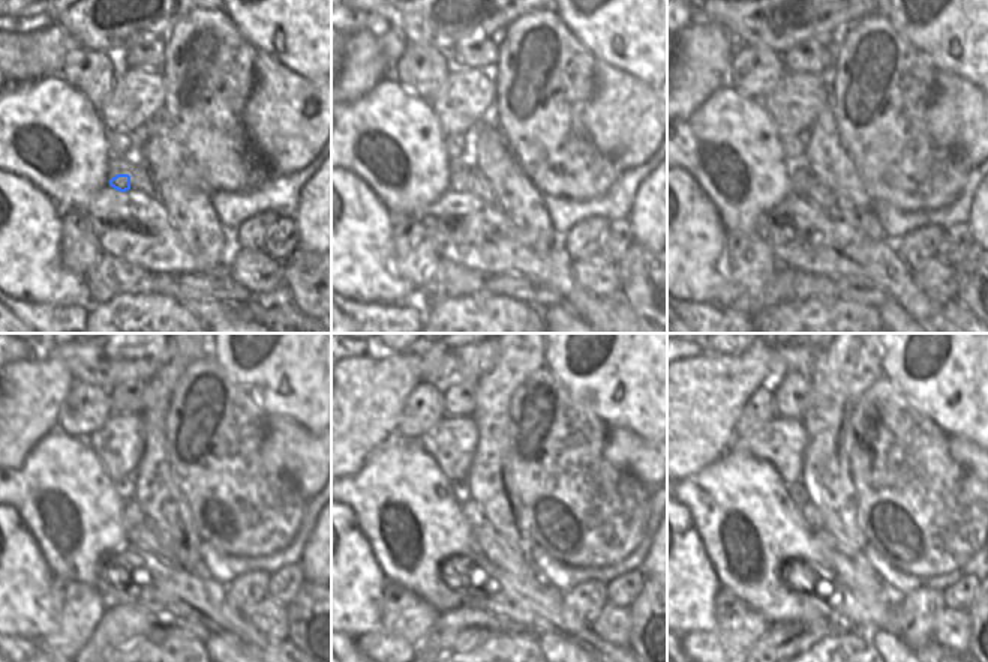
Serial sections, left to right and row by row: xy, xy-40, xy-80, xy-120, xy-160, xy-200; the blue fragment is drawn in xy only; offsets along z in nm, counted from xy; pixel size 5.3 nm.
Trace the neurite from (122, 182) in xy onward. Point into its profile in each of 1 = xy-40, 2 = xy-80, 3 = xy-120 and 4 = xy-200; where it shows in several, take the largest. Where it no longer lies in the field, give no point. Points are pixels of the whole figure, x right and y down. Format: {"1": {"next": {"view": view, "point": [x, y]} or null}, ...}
{"1": {"next": {"view": "xy-40", "point": [459, 168]}}, "2": {"next": {"view": "xy-80", "point": [798, 170]}}, "3": {"next": {"view": "xy-120", "point": [132, 514]}}, "4": {"next": {"view": "xy-200", "point": [813, 517]}}}

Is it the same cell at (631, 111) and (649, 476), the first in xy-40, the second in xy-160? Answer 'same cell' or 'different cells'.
same cell

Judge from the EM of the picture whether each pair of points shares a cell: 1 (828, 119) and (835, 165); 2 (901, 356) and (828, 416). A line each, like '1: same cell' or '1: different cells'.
1: same cell
2: different cells

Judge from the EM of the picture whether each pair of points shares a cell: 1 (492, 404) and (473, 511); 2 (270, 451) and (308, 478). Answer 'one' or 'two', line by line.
1: two
2: one

